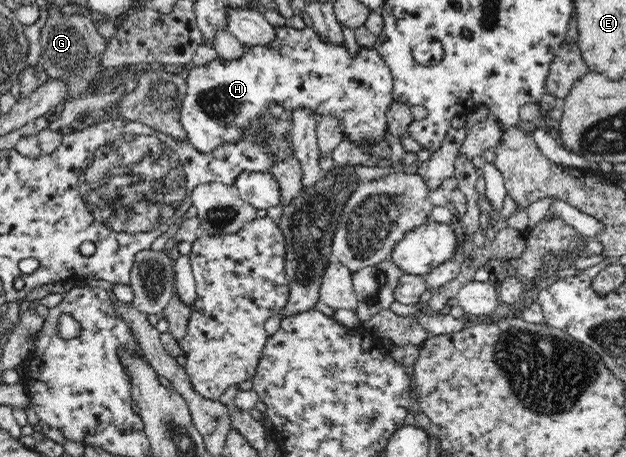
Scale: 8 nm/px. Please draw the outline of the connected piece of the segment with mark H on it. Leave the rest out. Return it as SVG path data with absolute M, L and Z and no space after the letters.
M273 25L274 27L274 40L270 44L243 44L242 43L242 56L240 58L234 58L234 60L226 60L221 56L217 56L214 60L208 62L208 64L200 66L190 66L187 68L187 73L185 74L185 79L187 80L187 93L184 98L182 112L180 112L180 120L182 120L182 125L186 135L188 136L188 143L198 150L198 152L203 152L208 154L219 148L221 145L226 143L238 144L241 140L258 140L258 134L260 134L260 124L262 124L262 118L266 114L270 114L270 106L278 105L286 111L294 112L294 110L305 110L309 114L313 114L315 117L322 116L334 116L341 125L343 131L343 139L350 141L350 143L355 144L360 147L360 149L374 148L378 146L386 136L388 136L388 124L387 124L387 112L393 104L393 76L390 67L386 64L384 57L374 48L368 48L367 46L358 46L358 50L355 54L350 53L346 47L345 42L342 44L324 43L318 37L318 33L313 29L313 27L304 27L303 29L297 29L292 26L283 25Z

